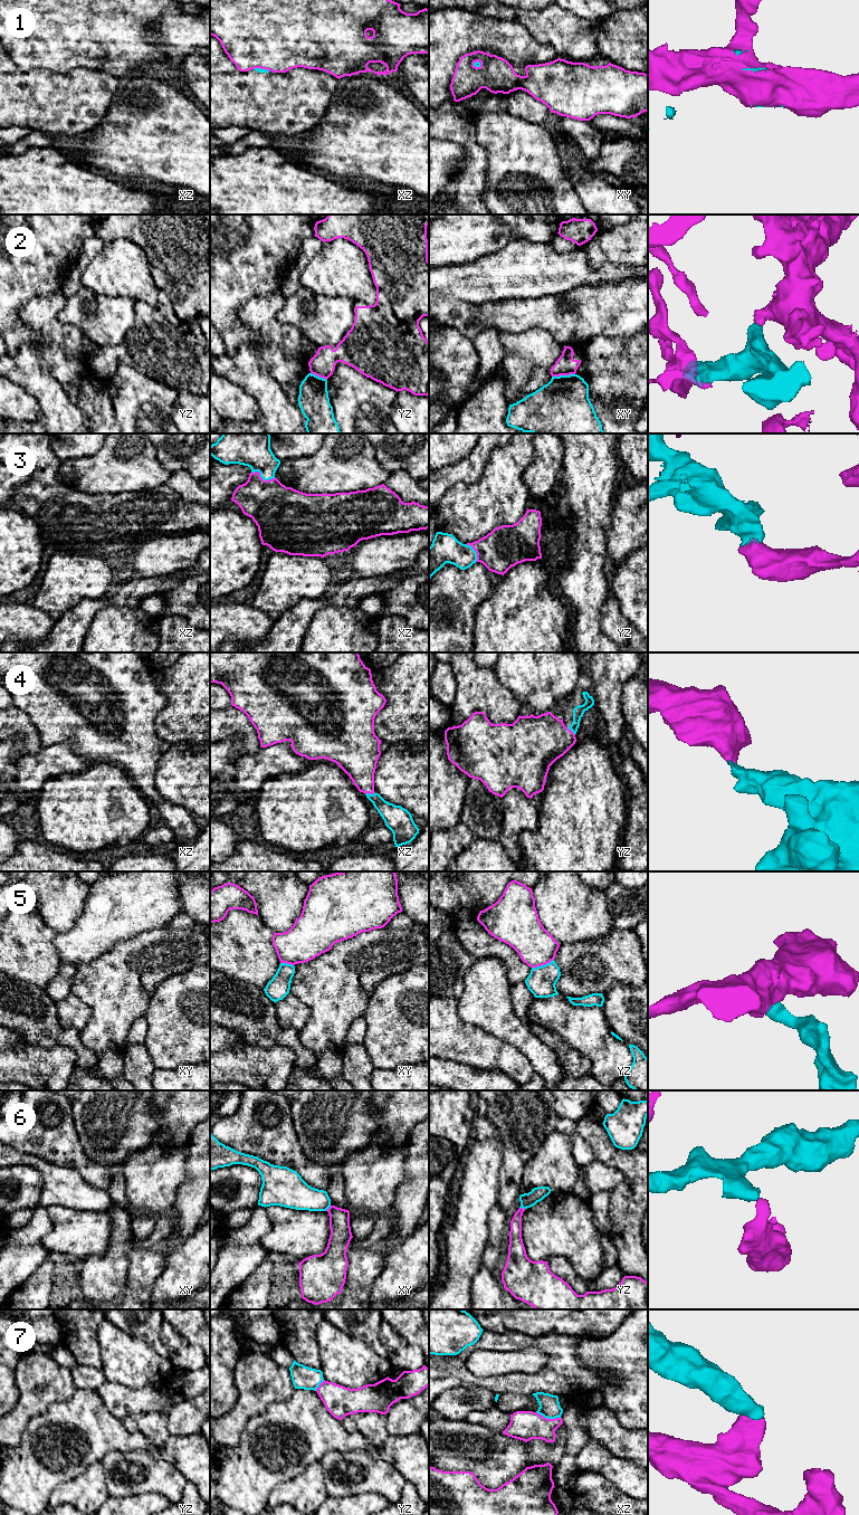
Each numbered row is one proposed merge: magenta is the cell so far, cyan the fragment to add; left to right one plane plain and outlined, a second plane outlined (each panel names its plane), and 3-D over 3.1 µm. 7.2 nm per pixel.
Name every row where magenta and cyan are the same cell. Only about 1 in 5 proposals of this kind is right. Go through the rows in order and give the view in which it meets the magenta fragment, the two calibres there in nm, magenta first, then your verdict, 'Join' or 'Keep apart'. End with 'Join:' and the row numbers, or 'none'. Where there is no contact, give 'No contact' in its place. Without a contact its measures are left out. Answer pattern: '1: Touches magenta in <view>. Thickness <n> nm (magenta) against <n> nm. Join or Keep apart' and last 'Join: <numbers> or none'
1: Touches magenta in xy. Thickness 260 nm (magenta) against 50 nm. Keep apart
2: Touches magenta in xy. Thickness 140 nm (magenta) against 420 nm. Keep apart
3: Touches magenta in xz. Thickness 360 nm (magenta) against 280 nm. Join
4: Touches magenta in xz. Thickness 260 nm (magenta) against 160 nm. Join
5: Touches magenta in yz. Thickness 280 nm (magenta) against 200 nm. Keep apart
6: Touches magenta in xy. Thickness 150 nm (magenta) against 220 nm. Keep apart
7: Touches magenta in xz. Thickness 220 nm (magenta) against 150 nm. Keep apart
Join: 3, 4

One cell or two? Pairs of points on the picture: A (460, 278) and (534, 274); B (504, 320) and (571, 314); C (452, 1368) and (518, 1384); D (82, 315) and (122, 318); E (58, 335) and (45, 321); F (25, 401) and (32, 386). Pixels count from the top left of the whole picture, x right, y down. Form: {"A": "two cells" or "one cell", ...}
{"A": "one cell", "B": "one cell", "C": "one cell", "D": "one cell", "E": "one cell", "F": "two cells"}

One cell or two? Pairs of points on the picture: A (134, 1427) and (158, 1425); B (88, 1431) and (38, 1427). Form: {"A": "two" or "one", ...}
{"A": "one", "B": "one"}

